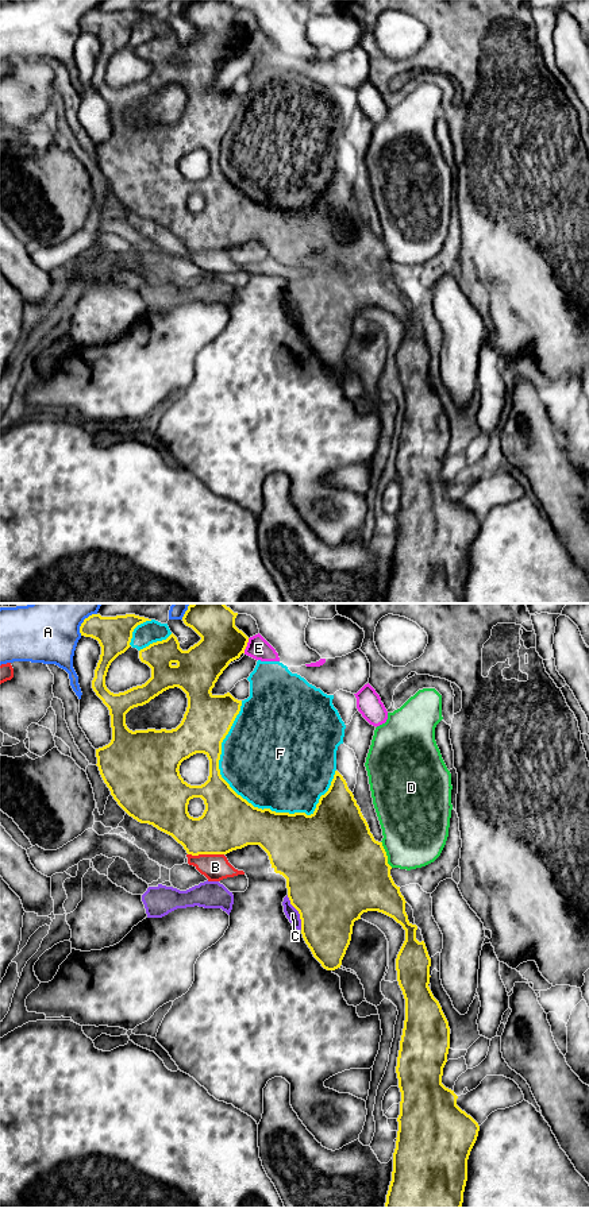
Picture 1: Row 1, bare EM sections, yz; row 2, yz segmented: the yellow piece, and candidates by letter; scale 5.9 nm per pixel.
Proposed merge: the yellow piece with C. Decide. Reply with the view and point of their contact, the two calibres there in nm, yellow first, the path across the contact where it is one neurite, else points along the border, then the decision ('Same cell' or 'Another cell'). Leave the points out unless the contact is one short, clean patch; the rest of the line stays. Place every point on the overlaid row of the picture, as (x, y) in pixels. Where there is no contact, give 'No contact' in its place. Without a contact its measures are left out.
Touches yellow at yz (299, 913). Thickness 500 nm (yellow) against 80 nm. Boundary: yz (287, 895), (299, 914), (301, 929). Another cell

